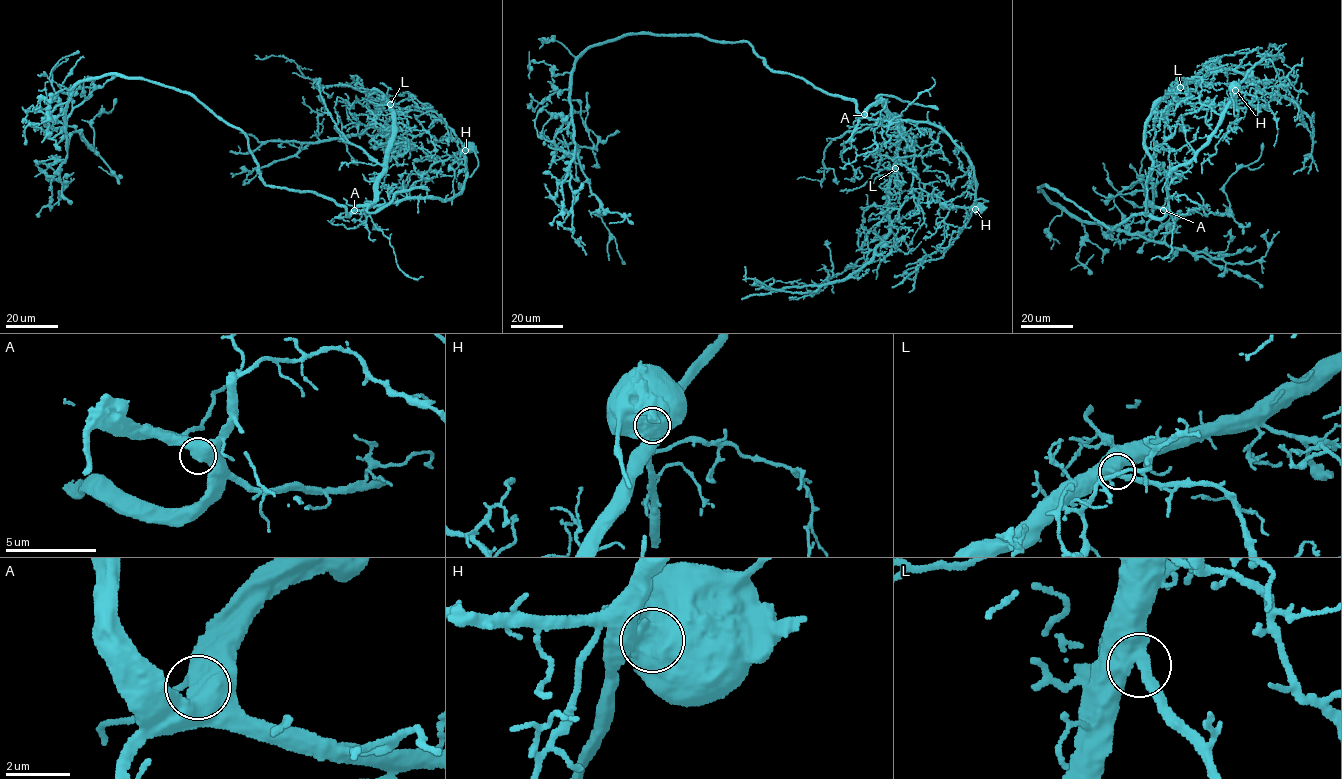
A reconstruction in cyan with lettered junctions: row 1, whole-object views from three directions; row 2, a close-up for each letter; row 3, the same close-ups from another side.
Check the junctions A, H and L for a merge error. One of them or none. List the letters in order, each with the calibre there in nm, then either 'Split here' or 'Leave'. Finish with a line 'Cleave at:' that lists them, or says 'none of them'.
A: Thickness 950 nm. Leave
H: Thickness 850 nm. Split here
L: Thickness 440 nm. Leave
Cleave at: H

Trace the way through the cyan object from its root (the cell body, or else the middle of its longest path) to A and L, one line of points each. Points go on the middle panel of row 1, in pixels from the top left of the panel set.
A: (978, 206), (973, 206), (974, 167), (945, 132), (928, 122), (879, 120), (864, 114)
L: (978, 206), (974, 167), (962, 150), (928, 122), (869, 119), (867, 109), (882, 100), (898, 121), (895, 168)

